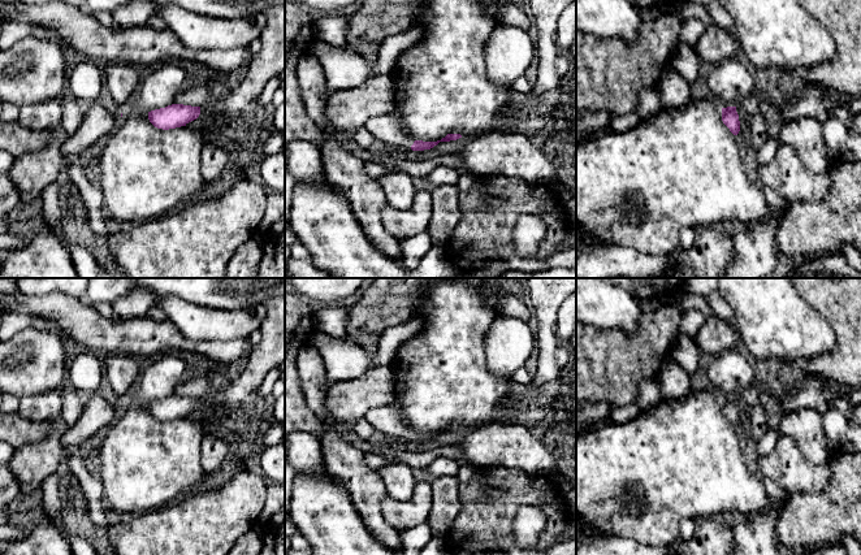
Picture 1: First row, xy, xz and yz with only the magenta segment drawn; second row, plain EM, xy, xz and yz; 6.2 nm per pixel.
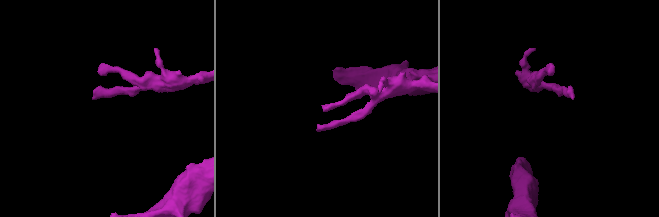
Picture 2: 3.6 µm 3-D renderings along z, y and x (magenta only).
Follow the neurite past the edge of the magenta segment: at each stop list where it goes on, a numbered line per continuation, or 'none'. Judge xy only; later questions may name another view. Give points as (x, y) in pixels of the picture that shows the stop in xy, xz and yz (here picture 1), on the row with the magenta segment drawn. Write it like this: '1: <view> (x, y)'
1: xy (98, 122)

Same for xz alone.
1: xz (385, 128)

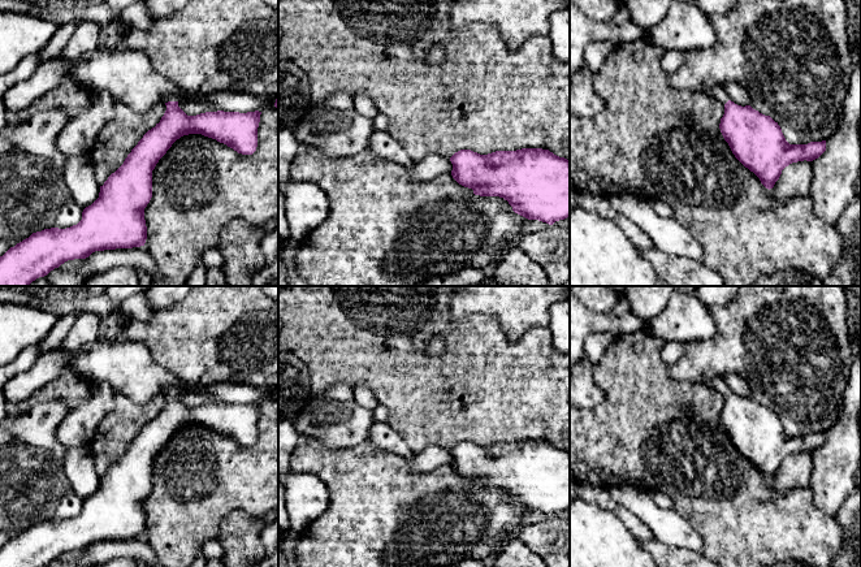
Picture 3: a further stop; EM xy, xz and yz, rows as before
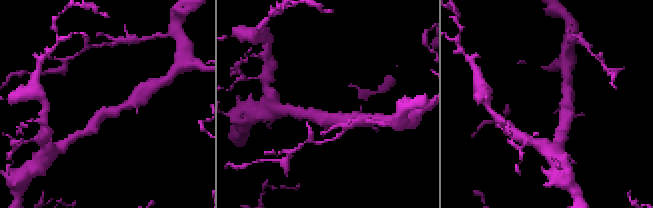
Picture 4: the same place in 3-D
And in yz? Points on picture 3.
1: yz (717, 92)

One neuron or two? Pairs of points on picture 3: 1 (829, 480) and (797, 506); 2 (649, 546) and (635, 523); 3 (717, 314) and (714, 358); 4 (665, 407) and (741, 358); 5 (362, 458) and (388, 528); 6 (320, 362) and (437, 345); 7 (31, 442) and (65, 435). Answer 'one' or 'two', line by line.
1: two
2: two
3: one
4: two
5: one
6: two
7: two

